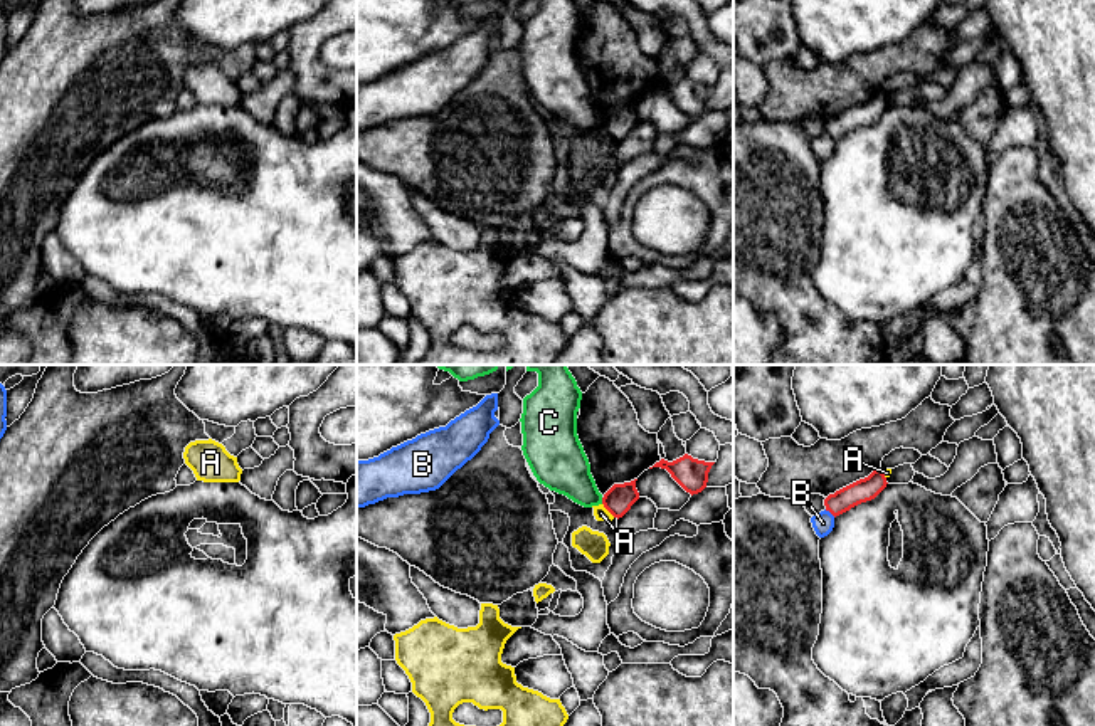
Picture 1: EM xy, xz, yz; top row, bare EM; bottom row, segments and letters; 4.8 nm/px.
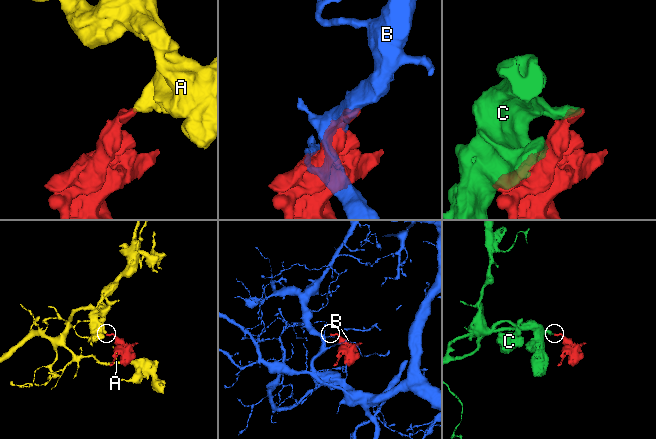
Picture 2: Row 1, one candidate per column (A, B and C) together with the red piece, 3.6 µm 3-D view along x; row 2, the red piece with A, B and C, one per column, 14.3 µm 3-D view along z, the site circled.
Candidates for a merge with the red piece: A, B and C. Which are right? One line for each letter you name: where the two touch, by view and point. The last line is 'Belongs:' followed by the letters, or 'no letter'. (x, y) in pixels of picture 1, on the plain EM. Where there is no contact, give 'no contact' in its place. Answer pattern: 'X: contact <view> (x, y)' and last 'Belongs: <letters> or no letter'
Belongs: no letter

